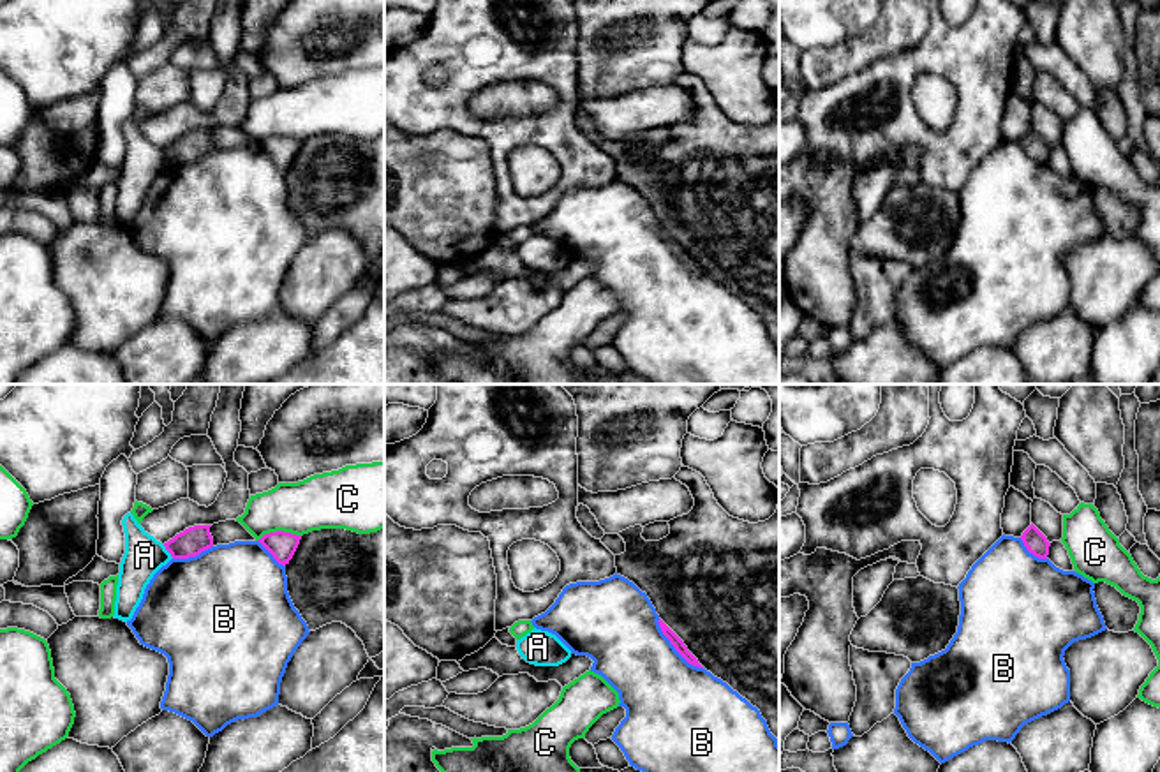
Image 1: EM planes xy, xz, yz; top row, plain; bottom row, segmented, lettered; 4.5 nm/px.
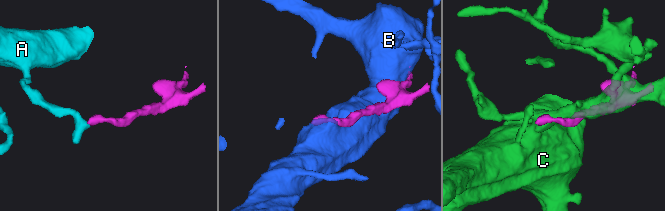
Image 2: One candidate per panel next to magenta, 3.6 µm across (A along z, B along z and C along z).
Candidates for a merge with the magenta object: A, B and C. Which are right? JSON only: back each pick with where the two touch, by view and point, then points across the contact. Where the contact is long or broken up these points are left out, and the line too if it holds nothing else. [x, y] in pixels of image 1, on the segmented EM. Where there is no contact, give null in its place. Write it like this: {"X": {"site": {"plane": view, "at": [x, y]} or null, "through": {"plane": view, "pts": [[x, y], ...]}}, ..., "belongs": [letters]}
{"belongs": []}

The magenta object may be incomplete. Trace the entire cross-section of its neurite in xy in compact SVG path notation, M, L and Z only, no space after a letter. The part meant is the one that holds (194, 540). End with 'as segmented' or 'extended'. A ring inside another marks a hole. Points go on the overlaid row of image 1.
M194 525L164 543L173 559L196 557L213 546L212 525Z | as segmented

